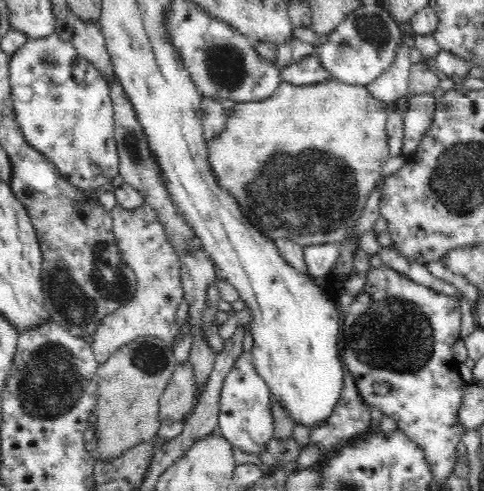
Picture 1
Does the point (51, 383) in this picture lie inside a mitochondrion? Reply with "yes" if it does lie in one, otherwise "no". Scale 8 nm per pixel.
yes

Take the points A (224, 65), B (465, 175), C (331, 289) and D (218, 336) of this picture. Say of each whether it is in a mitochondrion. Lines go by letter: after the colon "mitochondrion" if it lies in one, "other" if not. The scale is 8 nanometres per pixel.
A: mitochondrion
B: mitochondrion
C: other
D: other

